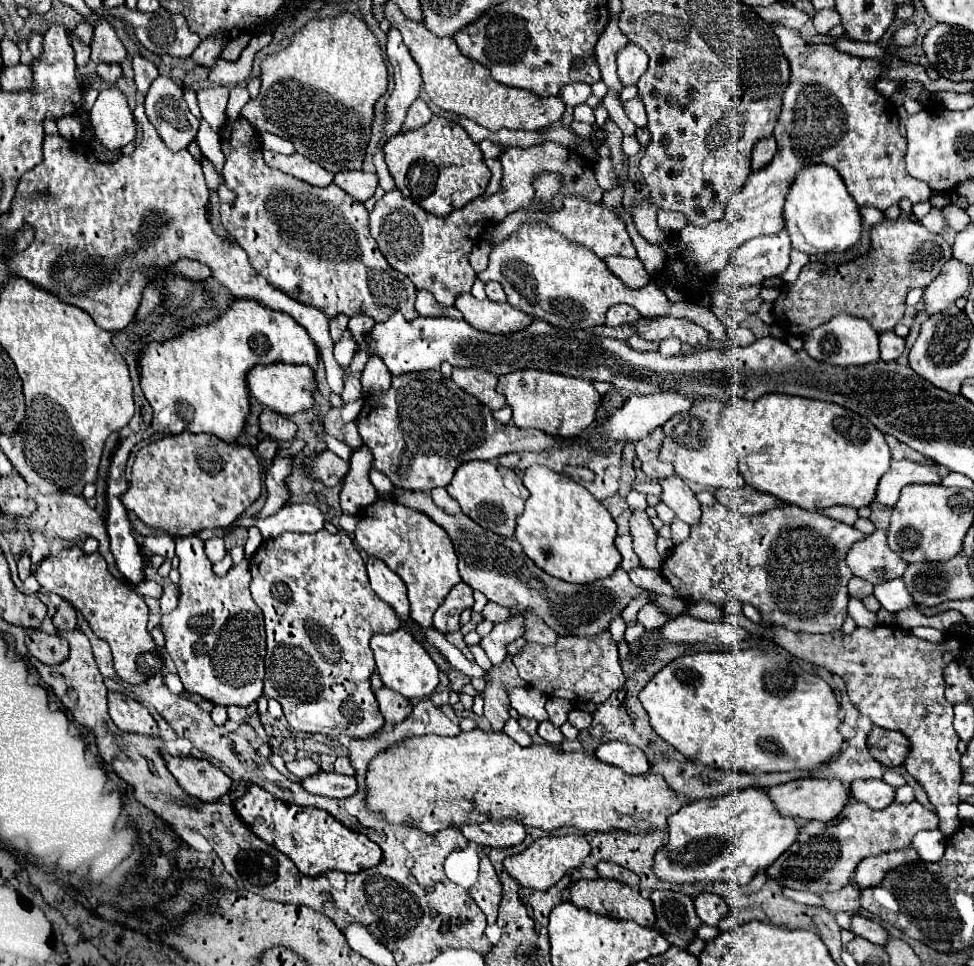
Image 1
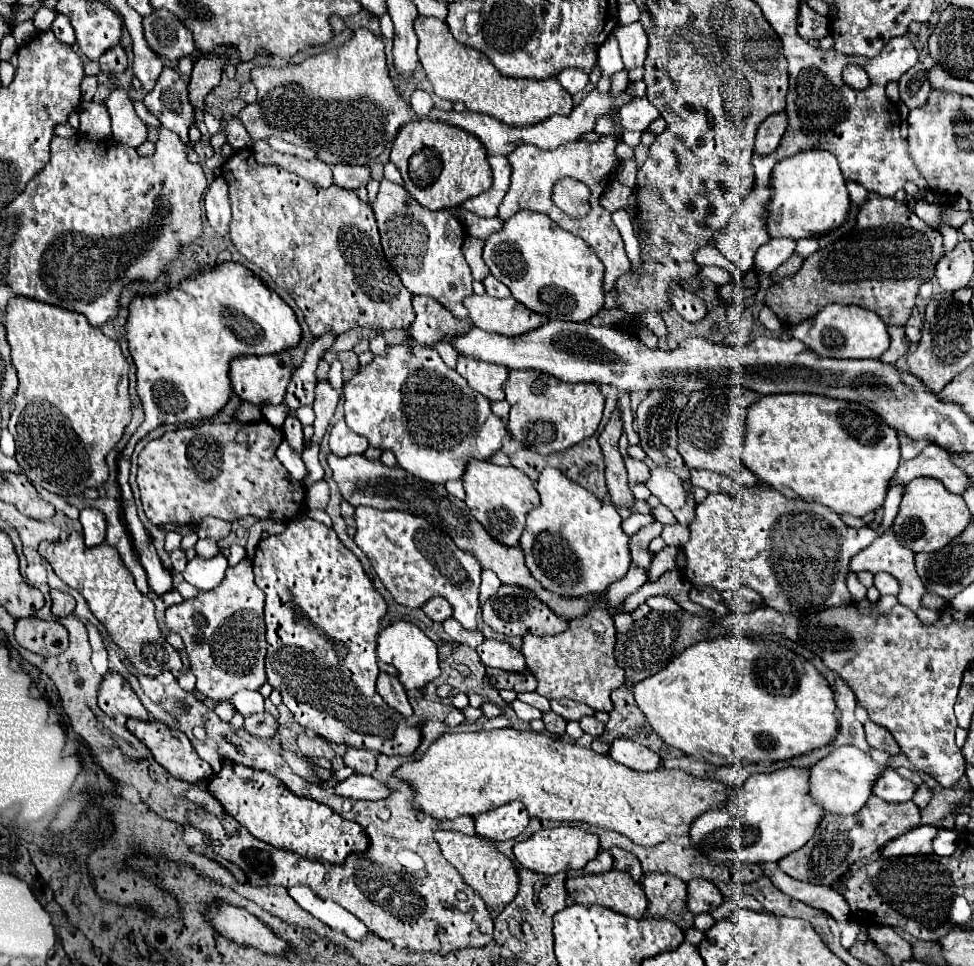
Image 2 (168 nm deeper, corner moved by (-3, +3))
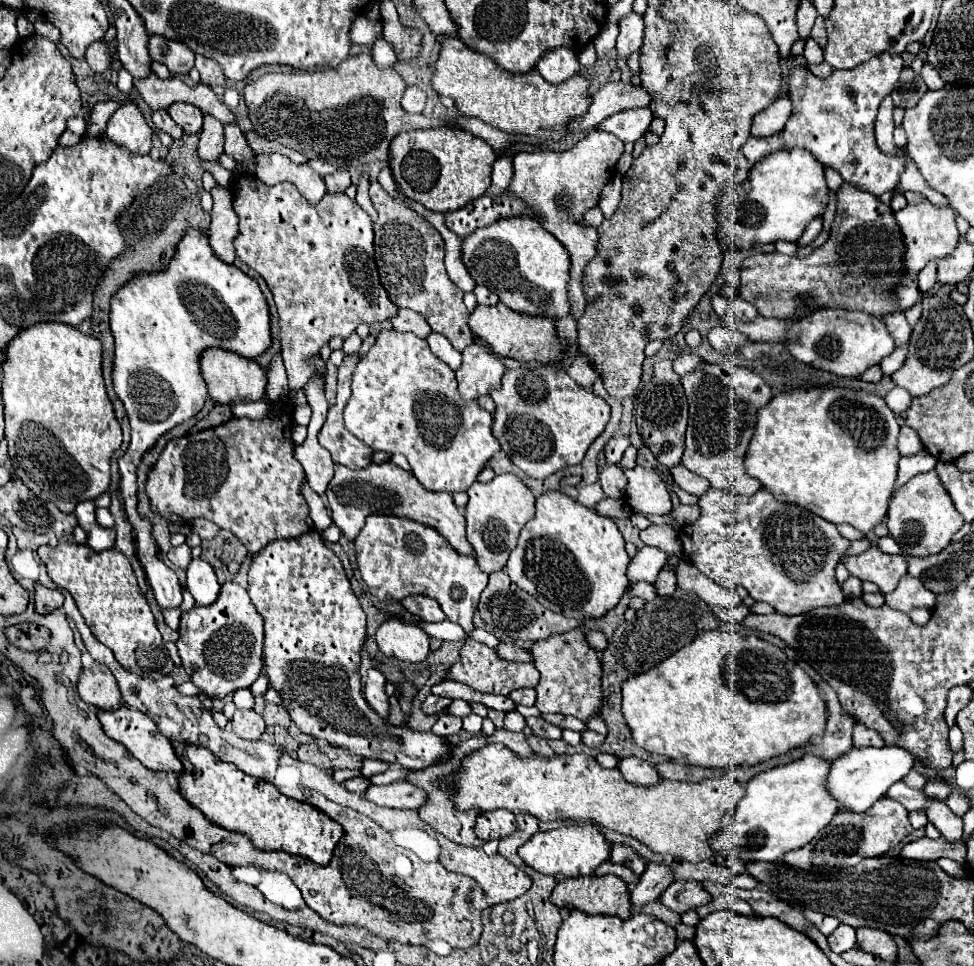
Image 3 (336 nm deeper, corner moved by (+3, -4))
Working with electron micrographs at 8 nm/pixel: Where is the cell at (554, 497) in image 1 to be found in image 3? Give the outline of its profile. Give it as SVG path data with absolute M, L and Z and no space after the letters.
M546 492L536 500L536 516L522 528L518 546L510 552L504 570L522 590L534 596L548 610L576 620L598 620L604 618L606 612L612 610L626 592L630 584L626 578L628 562L630 556L624 550L624 538L614 520L600 516L562 492Z

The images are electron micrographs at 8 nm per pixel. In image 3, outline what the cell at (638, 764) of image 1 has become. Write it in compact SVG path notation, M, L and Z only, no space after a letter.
M620 758L618 762L618 770L624 776L626 782L636 784L636 786L656 786L660 782L660 776L656 772L654 766L650 766L646 760L642 758Z

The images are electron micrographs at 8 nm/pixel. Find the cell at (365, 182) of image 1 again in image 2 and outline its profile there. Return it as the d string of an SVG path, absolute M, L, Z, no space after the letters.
M334 165L334 183L340 185L342 189L358 191L360 187L366 187L370 177L370 167L368 165Z

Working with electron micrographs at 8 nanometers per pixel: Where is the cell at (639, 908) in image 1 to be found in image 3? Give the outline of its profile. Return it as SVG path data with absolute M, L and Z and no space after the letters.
M582 876L582 878L564 878L556 884L556 888L550 894L550 902L558 908L578 908L588 914L608 914L618 918L630 916L630 896L628 886L618 876Z

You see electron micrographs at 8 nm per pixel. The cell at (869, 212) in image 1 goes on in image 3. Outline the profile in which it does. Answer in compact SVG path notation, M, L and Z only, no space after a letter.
M824 166L824 176L826 176L826 184L828 184L828 188L834 190L834 192L836 192L836 188L840 188L840 184L844 182L842 176L840 176L834 168L830 168L830 166Z

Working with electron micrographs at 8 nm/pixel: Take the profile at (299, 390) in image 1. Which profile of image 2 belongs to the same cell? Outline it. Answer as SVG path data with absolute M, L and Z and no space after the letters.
M276 353L276 355L264 355L264 357L238 357L230 365L230 379L232 389L236 395L242 397L242 401L248 401L252 405L264 407L264 405L280 405L284 403L288 383L294 373L292 357L290 353Z

